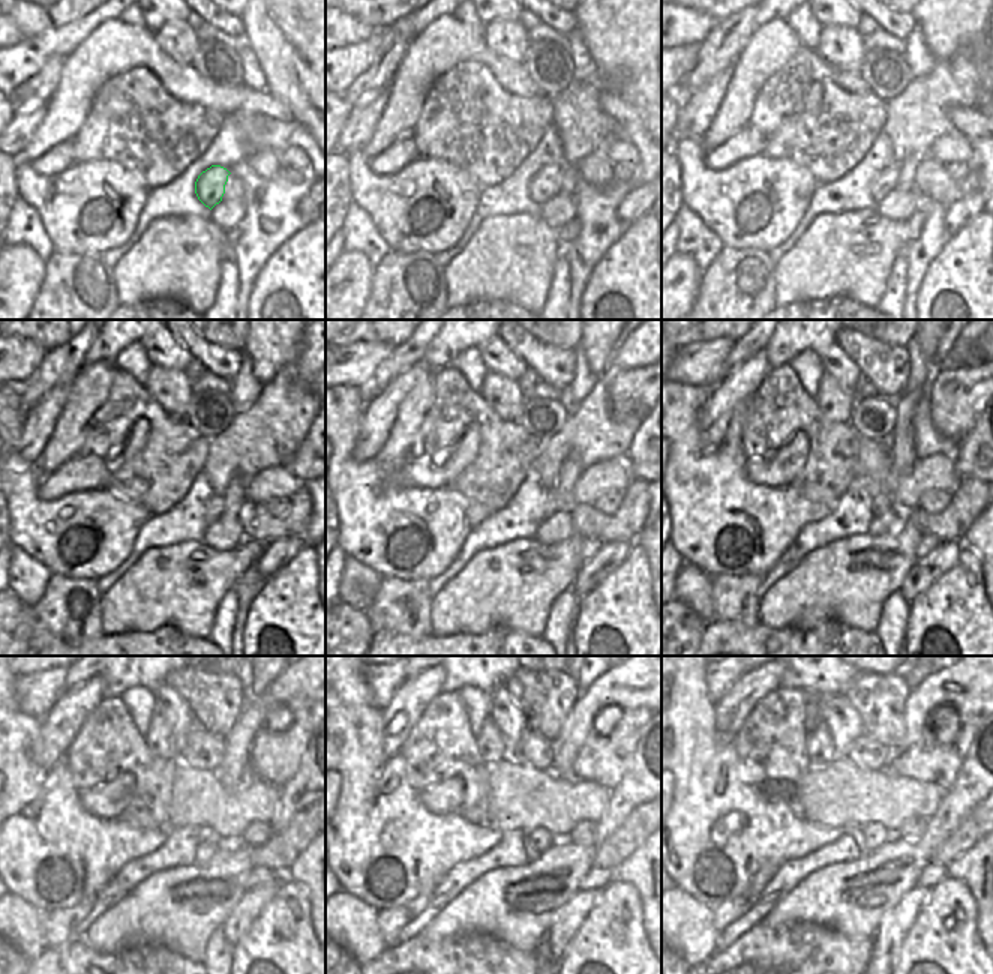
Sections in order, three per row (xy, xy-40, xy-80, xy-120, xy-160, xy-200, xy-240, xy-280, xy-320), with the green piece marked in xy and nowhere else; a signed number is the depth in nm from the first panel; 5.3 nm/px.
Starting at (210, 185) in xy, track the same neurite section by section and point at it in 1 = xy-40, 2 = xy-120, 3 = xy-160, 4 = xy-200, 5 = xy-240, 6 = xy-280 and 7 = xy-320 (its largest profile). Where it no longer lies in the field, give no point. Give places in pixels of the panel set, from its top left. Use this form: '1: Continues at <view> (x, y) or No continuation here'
1: Continues at xy-40 (546, 183)
2: Continues at xy-120 (215, 508)
3: Continues at xy-160 (551, 506)
4: Continues at xy-200 (882, 503)
5: Continues at xy-240 (206, 836)
6: Continues at xy-280 (540, 839)
7: Continues at xy-320 (873, 835)

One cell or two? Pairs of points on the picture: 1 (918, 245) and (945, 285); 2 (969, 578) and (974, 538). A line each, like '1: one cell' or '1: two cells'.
1: two cells
2: two cells

